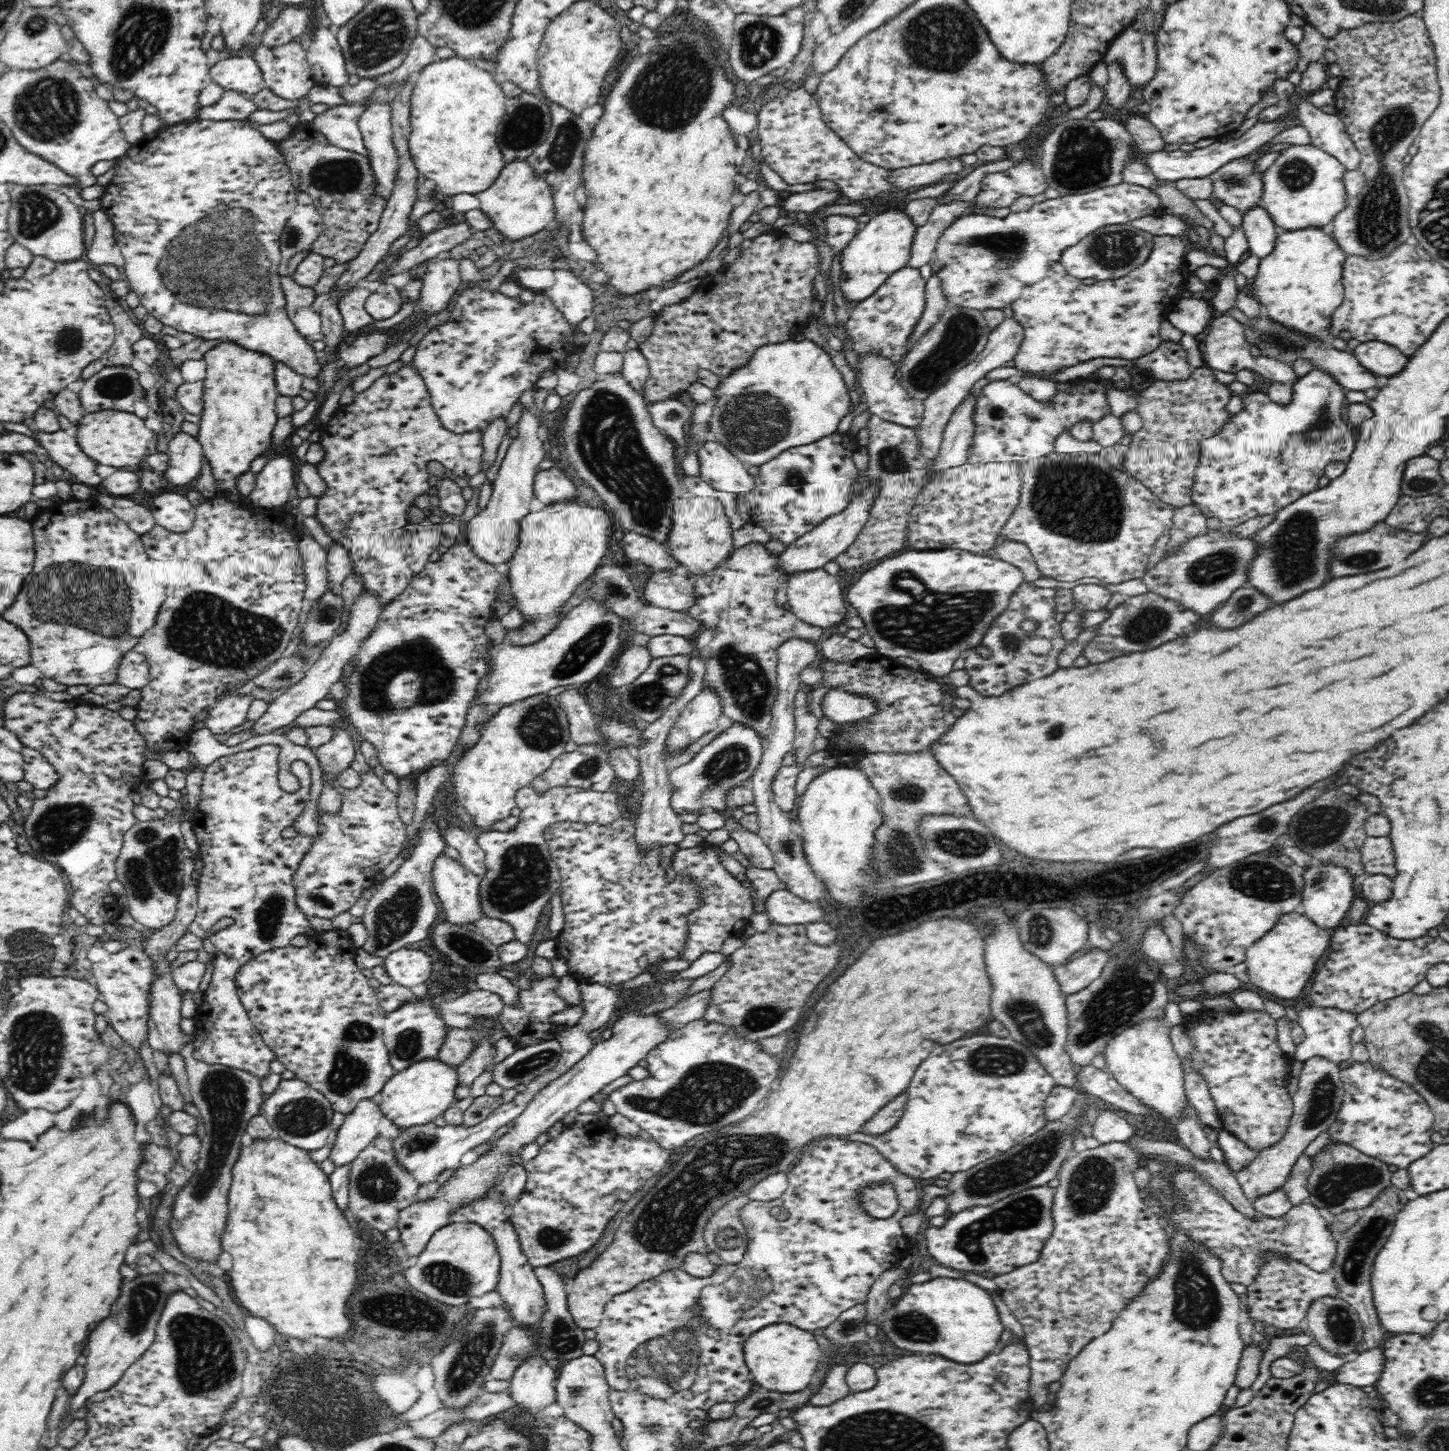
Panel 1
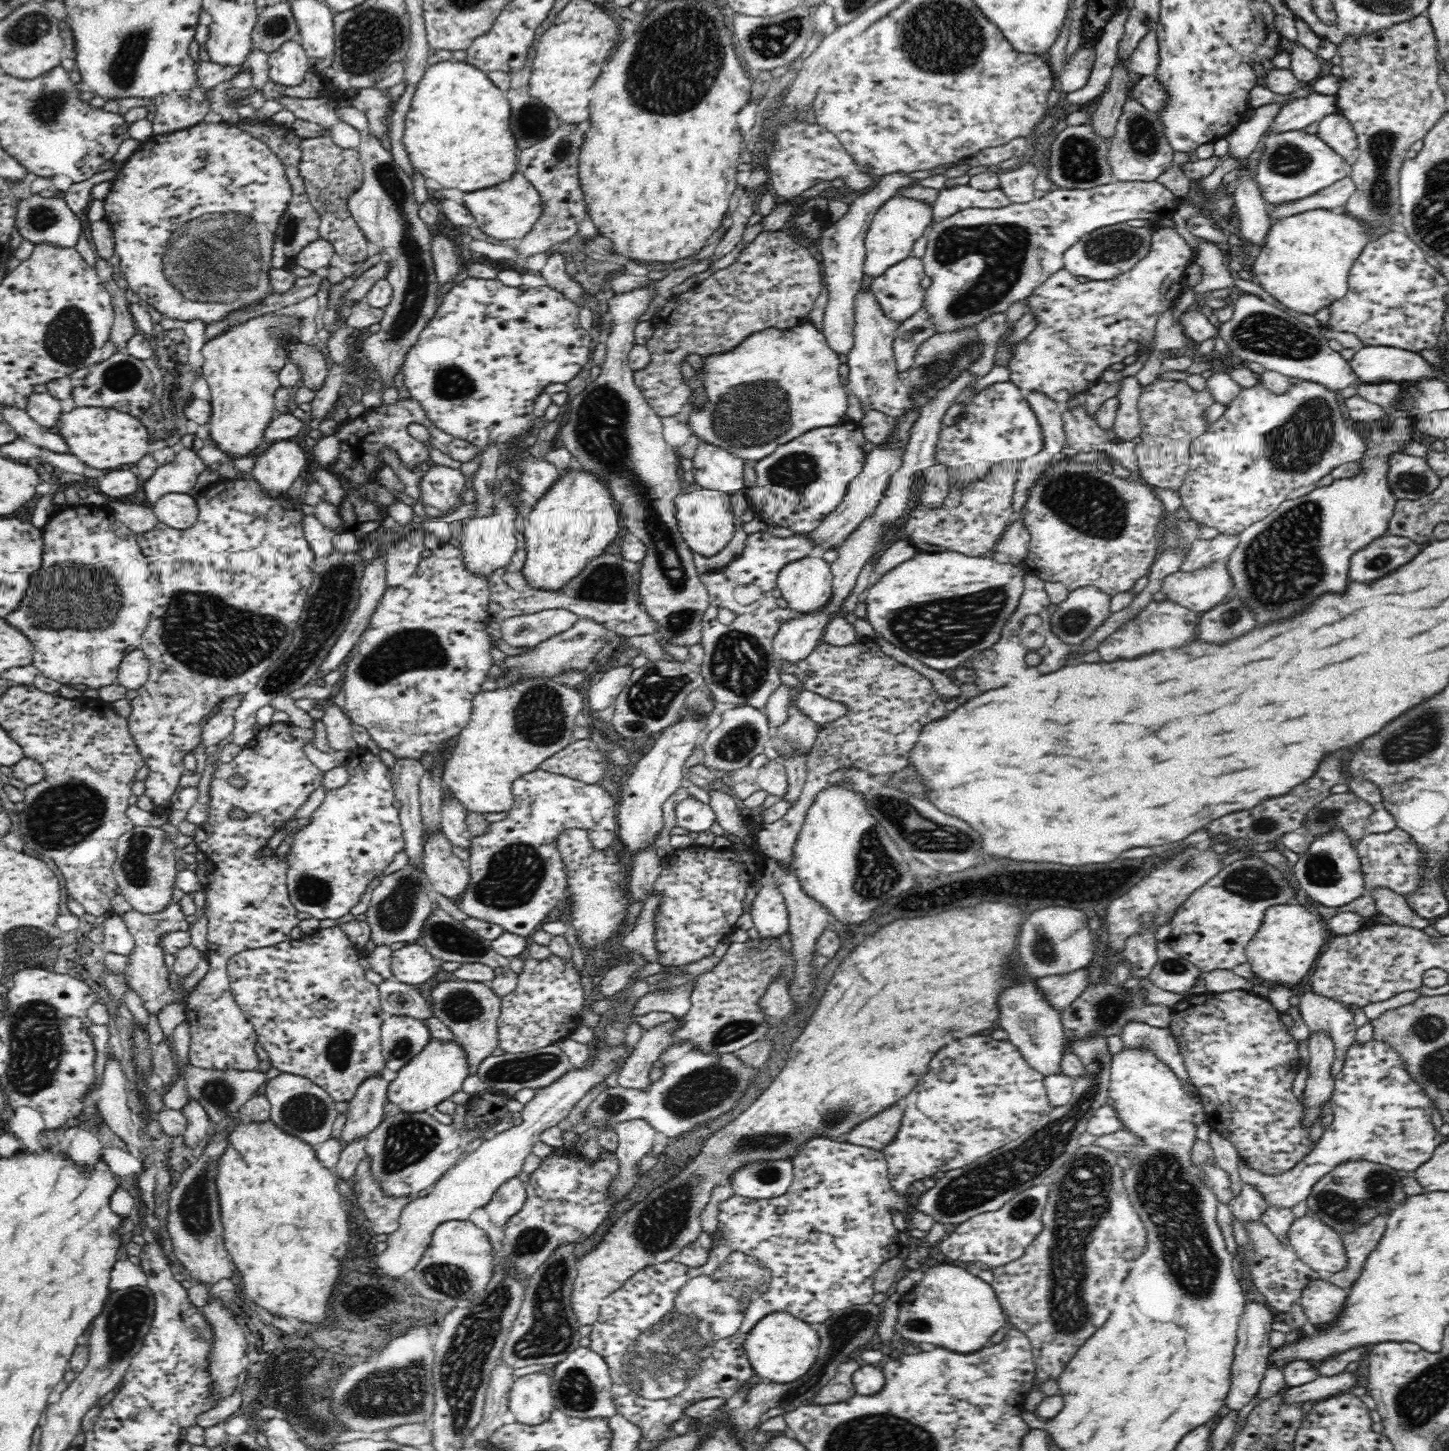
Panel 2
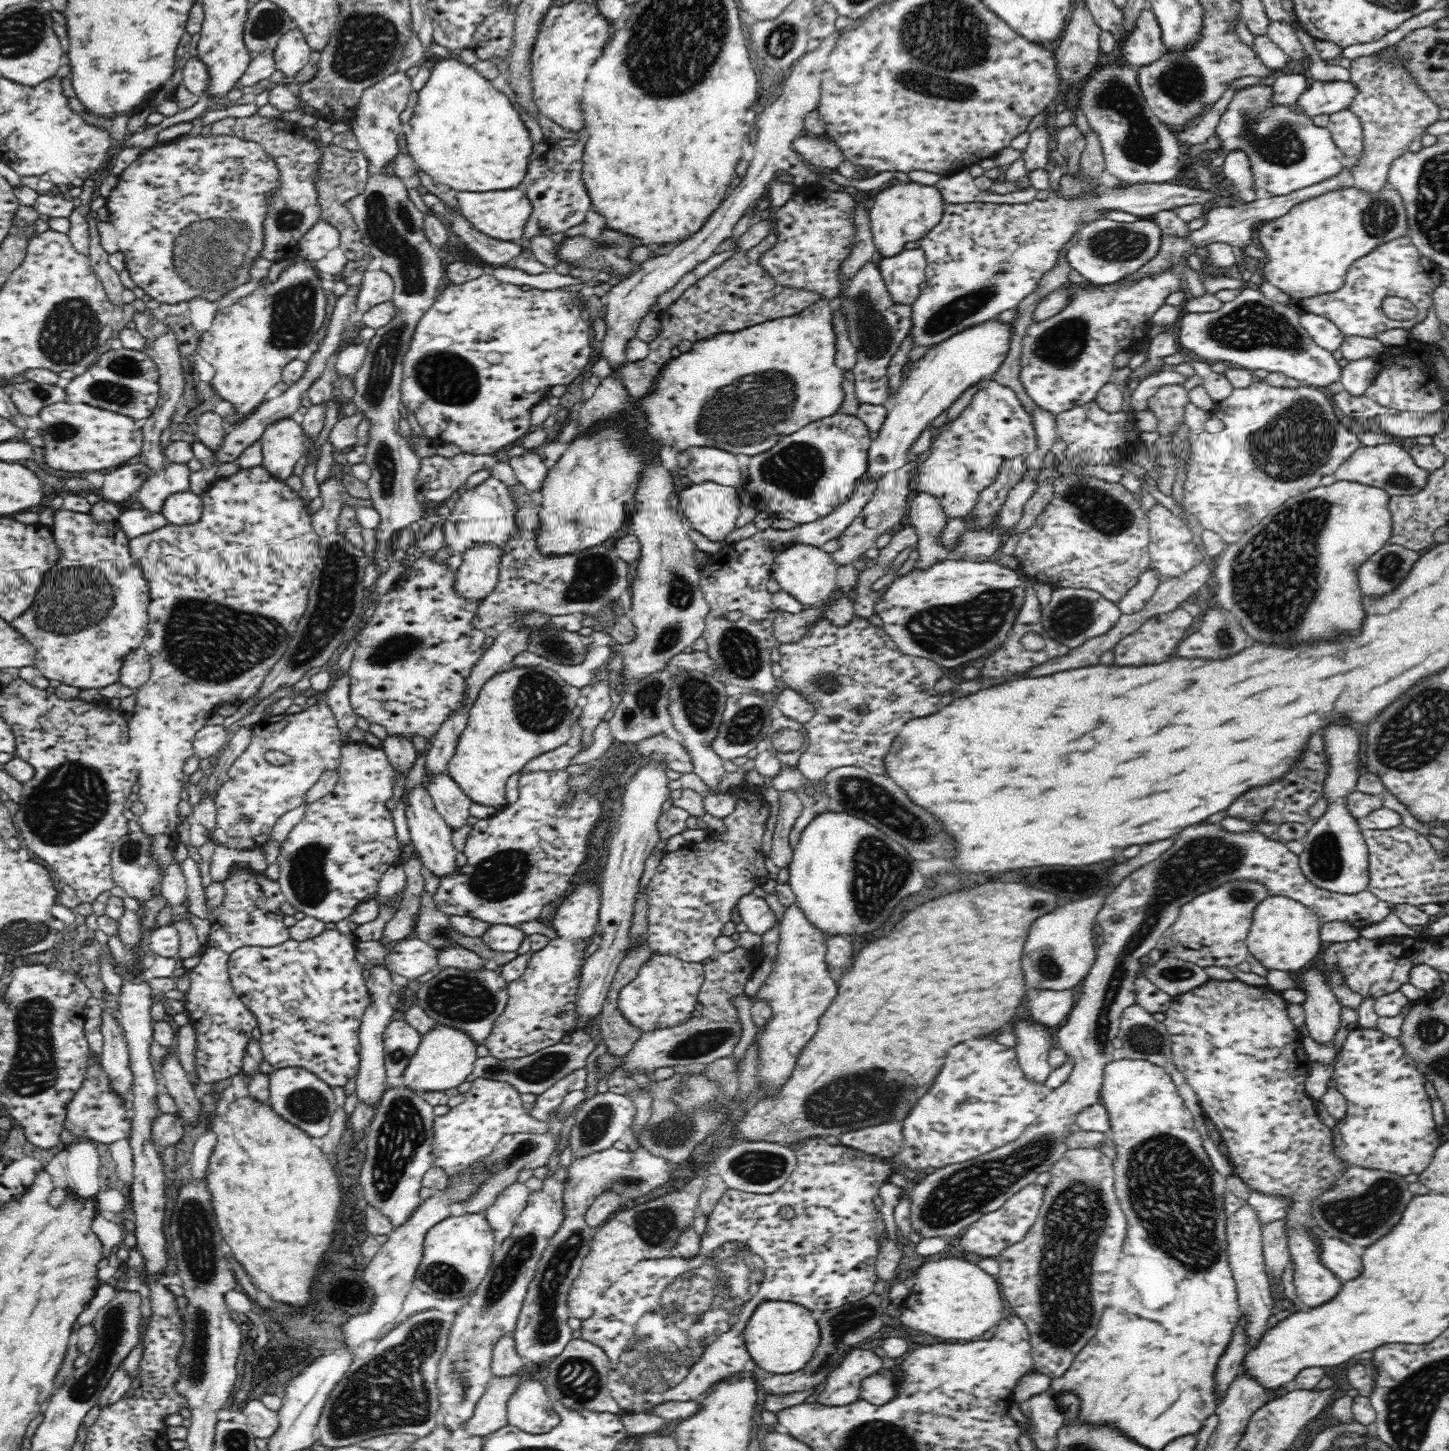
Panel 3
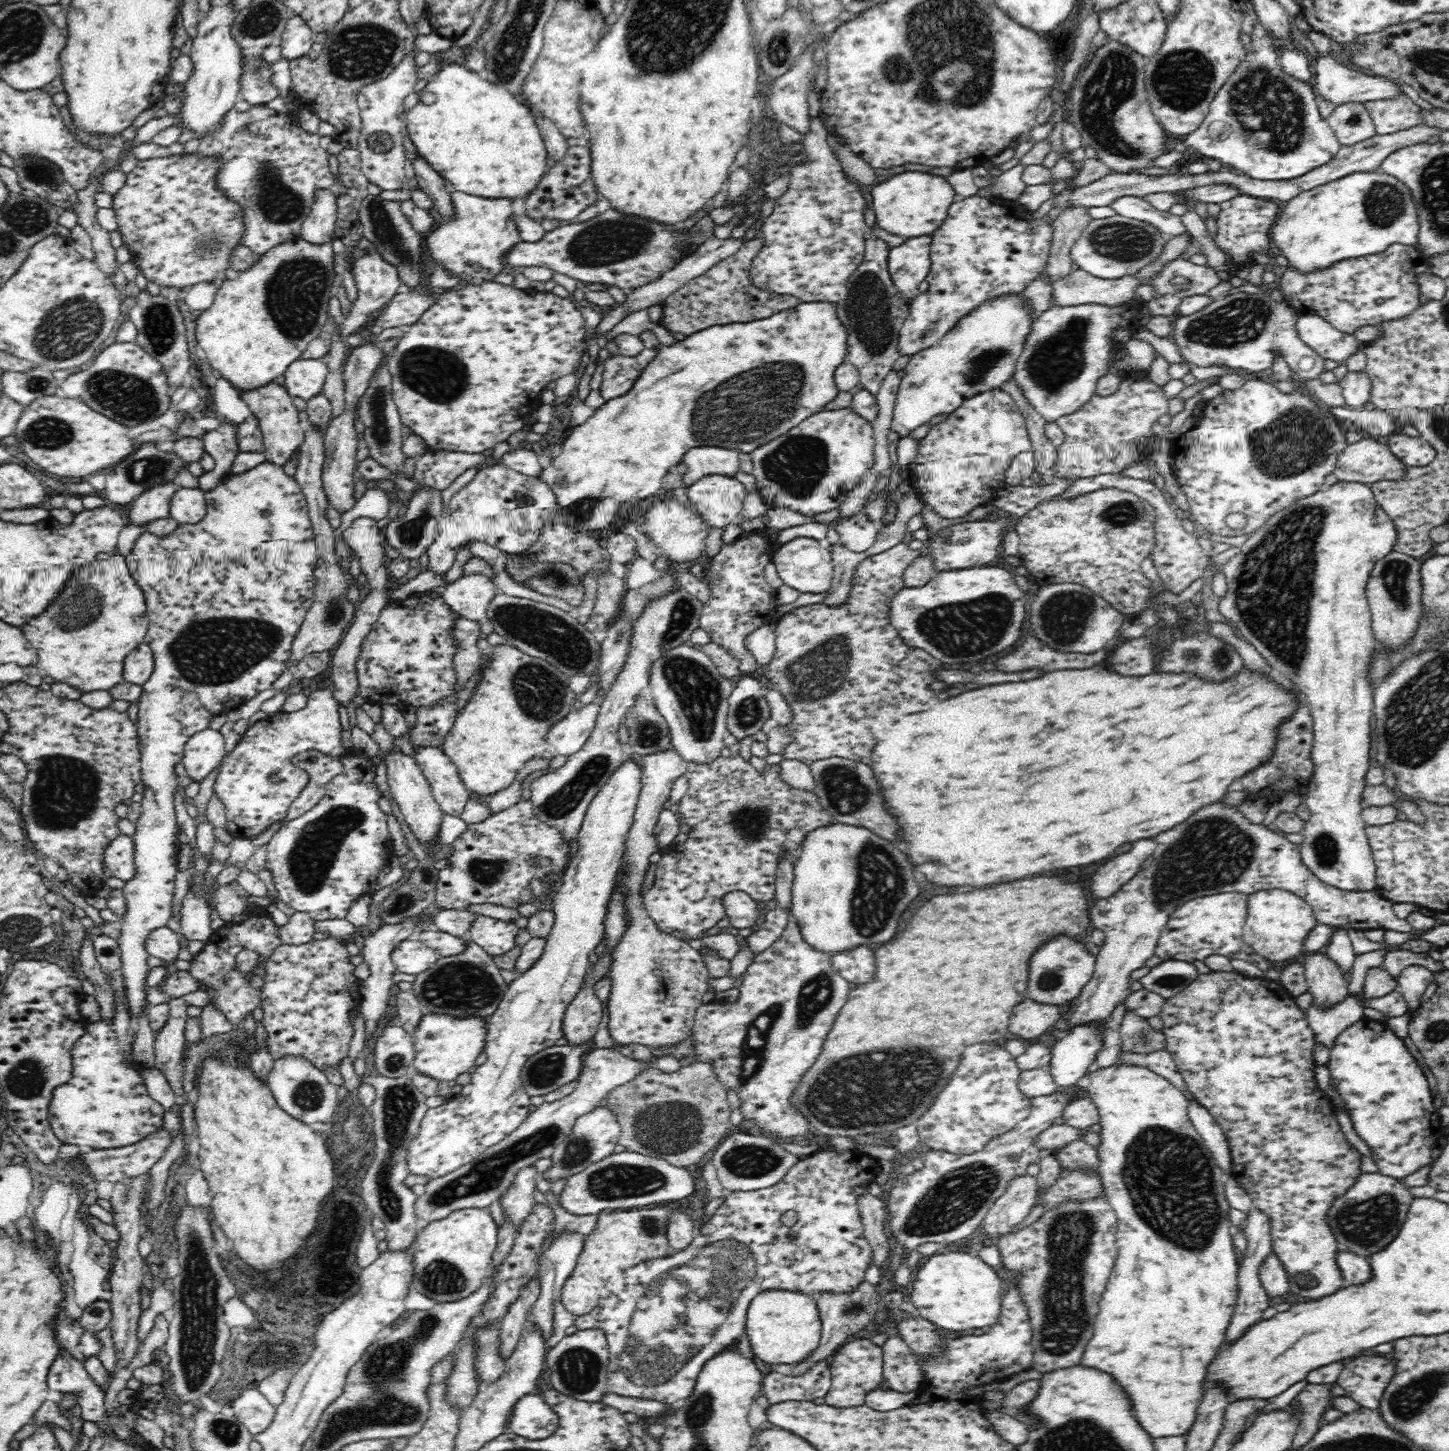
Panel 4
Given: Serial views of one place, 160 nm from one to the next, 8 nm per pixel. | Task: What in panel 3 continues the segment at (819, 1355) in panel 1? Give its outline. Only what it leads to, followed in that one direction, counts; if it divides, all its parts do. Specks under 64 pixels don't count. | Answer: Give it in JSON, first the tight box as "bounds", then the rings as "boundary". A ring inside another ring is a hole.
{"bounds":[743,1301,821,1374],"boundary":[[[765,1301],[752,1312],[743,1330],[745,1347],[748,1349],[755,1364],[774,1374],[788,1374],[802,1370],[804,1365],[813,1357],[821,1339],[821,1330],[817,1321],[812,1317],[812,1311],[804,1309],[800,1304],[786,1301]]]}

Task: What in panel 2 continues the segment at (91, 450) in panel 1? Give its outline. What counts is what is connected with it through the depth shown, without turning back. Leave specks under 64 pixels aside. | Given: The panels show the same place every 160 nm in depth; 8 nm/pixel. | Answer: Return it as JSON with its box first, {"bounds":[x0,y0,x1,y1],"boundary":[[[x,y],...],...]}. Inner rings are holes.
{"bounds":[56,407,148,470],"boundary":[[[75,407],[70,412],[62,411],[56,422],[58,435],[70,446],[78,460],[96,470],[116,470],[124,464],[136,464],[148,453],[148,431],[139,417],[114,409],[102,407]]]}

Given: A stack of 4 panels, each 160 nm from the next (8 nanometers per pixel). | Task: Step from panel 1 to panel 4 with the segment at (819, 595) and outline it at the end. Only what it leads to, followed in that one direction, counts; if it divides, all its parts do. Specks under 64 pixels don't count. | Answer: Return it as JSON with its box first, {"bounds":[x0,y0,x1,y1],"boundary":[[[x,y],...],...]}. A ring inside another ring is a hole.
{"bounds":[772,536,833,593],"boundary":[[[798,536],[780,545],[772,557],[776,570],[786,586],[792,586],[801,593],[824,593],[833,582],[833,560],[831,549],[825,542]]]}

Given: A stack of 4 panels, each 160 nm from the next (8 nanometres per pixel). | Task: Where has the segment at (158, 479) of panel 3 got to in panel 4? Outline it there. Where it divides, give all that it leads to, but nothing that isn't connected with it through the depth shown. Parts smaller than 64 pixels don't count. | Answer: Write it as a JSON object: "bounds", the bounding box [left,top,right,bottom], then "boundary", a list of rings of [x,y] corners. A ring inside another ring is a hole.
{"bounds":[128,484,179,527],"boundary":[[[179,484],[156,485],[137,496],[132,501],[128,514],[128,524],[145,527],[159,518],[170,517],[170,503]]]}

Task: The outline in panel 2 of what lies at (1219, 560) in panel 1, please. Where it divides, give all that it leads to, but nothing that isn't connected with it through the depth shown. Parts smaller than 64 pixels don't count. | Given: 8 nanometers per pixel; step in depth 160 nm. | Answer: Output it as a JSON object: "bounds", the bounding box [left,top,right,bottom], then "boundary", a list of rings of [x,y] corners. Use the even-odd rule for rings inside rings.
{"bounds":[1161,560,1232,614],"boundary":[[[1224,560],[1189,573],[1169,574],[1161,591],[1169,600],[1201,614],[1230,597],[1232,579]]]}

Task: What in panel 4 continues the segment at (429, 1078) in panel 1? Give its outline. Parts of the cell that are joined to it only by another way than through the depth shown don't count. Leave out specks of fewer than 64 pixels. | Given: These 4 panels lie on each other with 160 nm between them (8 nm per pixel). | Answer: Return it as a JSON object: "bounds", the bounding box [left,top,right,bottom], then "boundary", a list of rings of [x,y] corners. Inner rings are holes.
{"bounds":[412,1012,487,1081],"boundary":[[[443,1012],[422,1014],[412,1034],[414,1050],[413,1064],[422,1074],[437,1081],[455,1080],[458,1074],[468,1072],[476,1064],[476,1058],[485,1049],[487,1037],[487,1019],[481,1016],[452,1016]]]}

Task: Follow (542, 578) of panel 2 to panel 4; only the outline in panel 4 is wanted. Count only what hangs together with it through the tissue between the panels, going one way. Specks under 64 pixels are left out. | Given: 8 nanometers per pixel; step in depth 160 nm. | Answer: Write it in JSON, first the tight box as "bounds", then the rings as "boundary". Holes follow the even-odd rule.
{"bounds":[540,302,848,532],"boundary":[[[801,302],[768,318],[709,326],[704,330],[698,330],[695,334],[686,335],[684,340],[676,341],[671,346],[660,344],[652,332],[644,332],[640,334],[639,338],[645,349],[656,351],[656,356],[650,360],[648,366],[644,367],[642,374],[636,378],[636,382],[632,384],[632,388],[626,394],[606,401],[585,423],[576,425],[572,429],[570,435],[562,443],[561,455],[553,458],[550,466],[543,468],[540,473],[540,477],[556,495],[560,508],[559,515],[568,516],[570,514],[570,516],[574,516],[576,522],[572,526],[583,532],[604,530],[610,524],[614,524],[614,516],[616,516],[620,504],[624,504],[624,502],[630,502],[630,500],[636,502],[636,500],[648,498],[656,492],[663,492],[662,480],[667,476],[672,466],[677,466],[683,462],[683,456],[691,448],[722,446],[751,453],[755,448],[768,444],[794,426],[798,426],[808,416],[822,411],[826,402],[830,402],[838,394],[836,383],[834,383],[834,373],[836,368],[845,362],[848,352],[848,330],[845,329],[838,317],[835,303],[831,302]]]}

